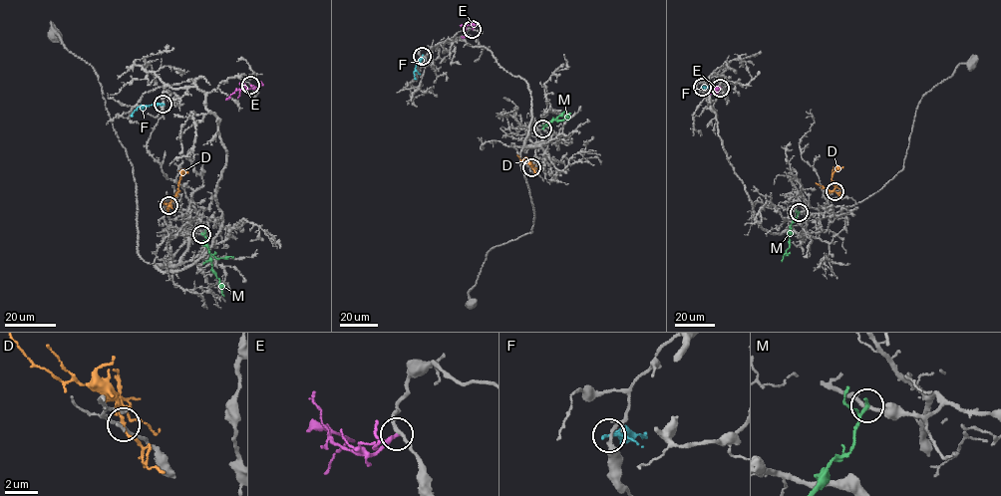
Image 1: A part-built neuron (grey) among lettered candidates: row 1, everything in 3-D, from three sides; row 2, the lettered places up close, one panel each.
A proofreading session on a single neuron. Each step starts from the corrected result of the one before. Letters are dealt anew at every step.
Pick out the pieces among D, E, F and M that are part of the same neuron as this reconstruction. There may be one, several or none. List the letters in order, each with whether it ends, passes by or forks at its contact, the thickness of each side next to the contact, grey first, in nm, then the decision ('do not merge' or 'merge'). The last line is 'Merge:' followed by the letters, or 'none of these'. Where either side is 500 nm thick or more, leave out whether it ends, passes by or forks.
D: it forks there; 180 nm thick on the grey side, 140 nm on the other; do not merge
E: it ends there; 200 nm thick on the grey side, 240 nm on the other; do not merge
F: it passes by; 240 nm thick on the grey side, 140 nm on the other; do not merge
M: it ends there; 240 nm thick on the grey side, 220 nm on the other; do not merge
Merge: none of these

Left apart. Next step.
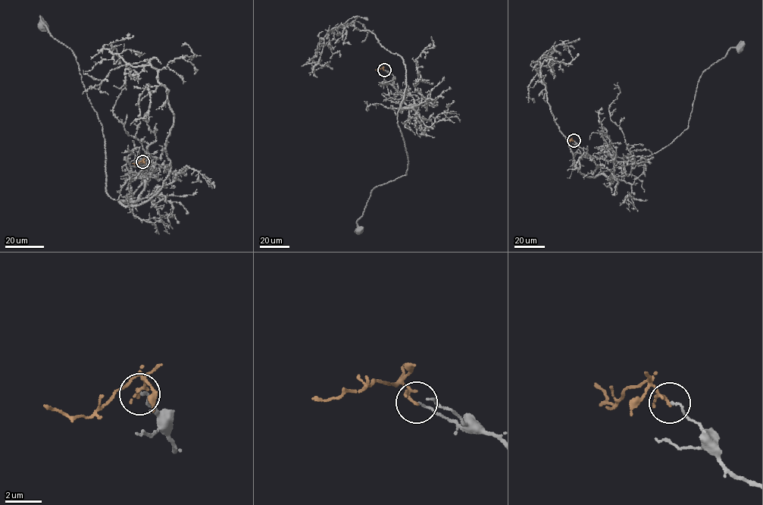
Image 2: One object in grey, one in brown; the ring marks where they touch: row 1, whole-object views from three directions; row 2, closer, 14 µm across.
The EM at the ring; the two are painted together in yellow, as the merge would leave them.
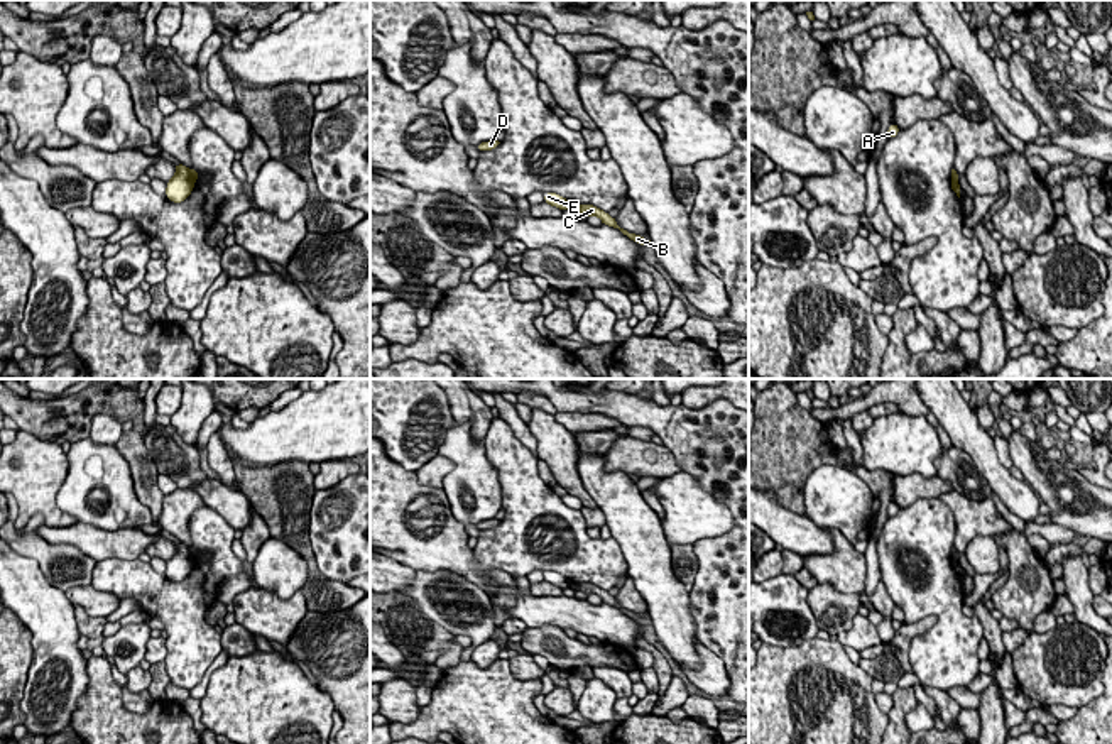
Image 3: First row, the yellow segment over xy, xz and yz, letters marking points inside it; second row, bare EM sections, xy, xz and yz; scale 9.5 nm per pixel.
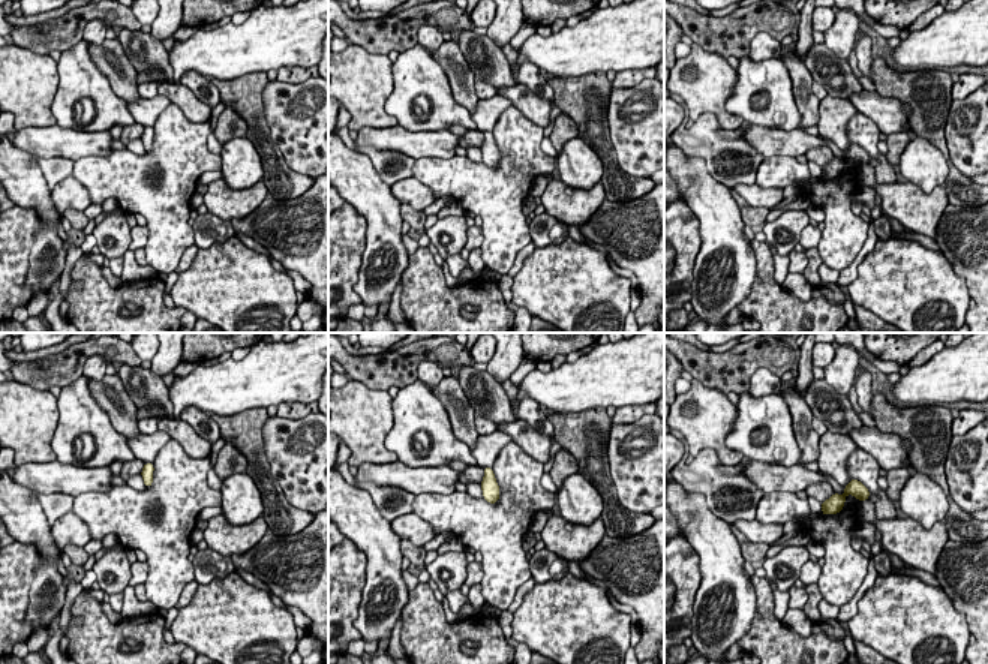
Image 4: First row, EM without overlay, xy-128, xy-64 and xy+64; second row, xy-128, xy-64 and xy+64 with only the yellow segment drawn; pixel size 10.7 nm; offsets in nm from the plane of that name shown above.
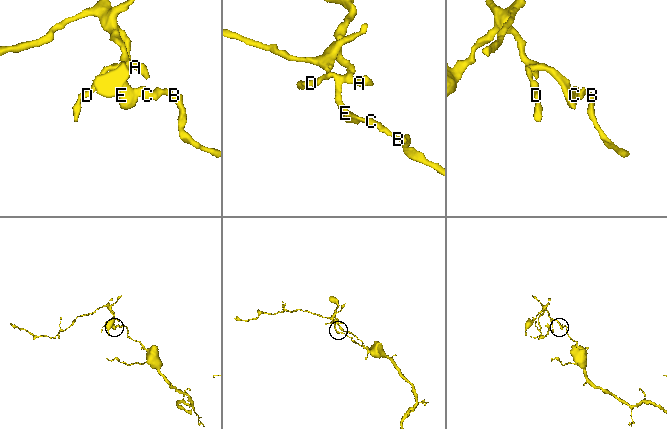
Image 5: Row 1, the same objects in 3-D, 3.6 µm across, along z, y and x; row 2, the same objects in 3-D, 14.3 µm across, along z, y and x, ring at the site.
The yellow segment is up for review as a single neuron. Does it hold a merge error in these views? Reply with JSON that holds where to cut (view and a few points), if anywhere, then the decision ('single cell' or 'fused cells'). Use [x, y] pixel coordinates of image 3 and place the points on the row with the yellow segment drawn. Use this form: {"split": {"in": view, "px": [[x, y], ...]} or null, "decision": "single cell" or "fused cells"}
{"split": {"in": "xz", "px": [[570, 203], [572, 207]]}, "decision": "fused cells"}

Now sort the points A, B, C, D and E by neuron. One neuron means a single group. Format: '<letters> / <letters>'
A D E / B C

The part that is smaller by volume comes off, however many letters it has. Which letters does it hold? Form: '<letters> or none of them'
A, D, E

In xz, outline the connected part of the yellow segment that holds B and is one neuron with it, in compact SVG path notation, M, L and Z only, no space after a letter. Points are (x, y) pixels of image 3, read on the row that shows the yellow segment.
M571 203L571 210L575 213L581 211L586 216L591 216L591 215L598 216L603 225L619 228L624 235L627 235L635 243L640 243L640 245L649 245L651 243L651 240L644 238L642 235L635 235L635 233L630 233L630 232L620 228L615 218L612 218L607 211L602 211L600 208L597 208L593 205L575 205L575 203Z

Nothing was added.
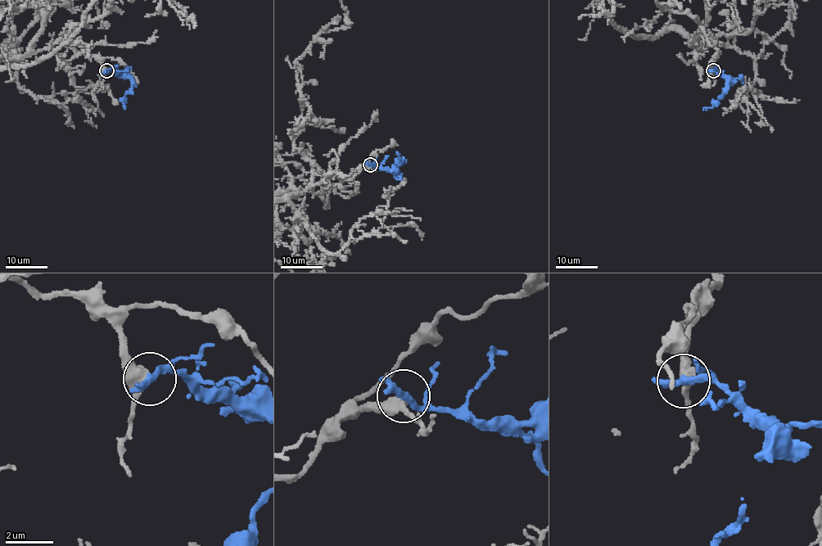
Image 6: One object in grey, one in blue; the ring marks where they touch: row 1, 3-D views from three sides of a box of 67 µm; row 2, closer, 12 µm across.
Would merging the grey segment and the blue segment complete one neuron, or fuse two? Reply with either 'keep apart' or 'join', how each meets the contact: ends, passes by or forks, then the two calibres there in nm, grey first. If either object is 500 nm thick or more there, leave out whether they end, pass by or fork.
keep apart | grey passes by | blue passes by | 440/280 nm

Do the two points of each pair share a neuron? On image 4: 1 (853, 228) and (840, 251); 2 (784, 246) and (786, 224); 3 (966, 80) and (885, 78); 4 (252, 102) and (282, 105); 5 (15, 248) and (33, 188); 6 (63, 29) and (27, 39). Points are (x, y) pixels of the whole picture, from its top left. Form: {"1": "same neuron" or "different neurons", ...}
{"1": "same neuron", "2": "same neuron", "3": "different neurons", "4": "different neurons", "5": "different neurons", "6": "same neuron"}

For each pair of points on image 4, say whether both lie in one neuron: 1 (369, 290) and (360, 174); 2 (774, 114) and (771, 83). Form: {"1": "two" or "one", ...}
{"1": "one", "2": "one"}

